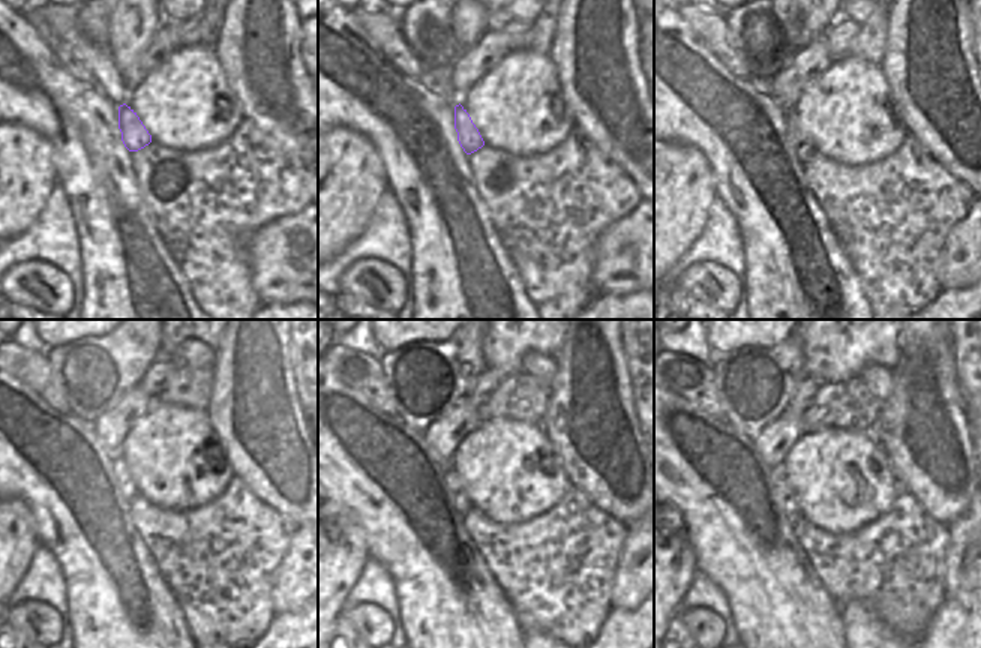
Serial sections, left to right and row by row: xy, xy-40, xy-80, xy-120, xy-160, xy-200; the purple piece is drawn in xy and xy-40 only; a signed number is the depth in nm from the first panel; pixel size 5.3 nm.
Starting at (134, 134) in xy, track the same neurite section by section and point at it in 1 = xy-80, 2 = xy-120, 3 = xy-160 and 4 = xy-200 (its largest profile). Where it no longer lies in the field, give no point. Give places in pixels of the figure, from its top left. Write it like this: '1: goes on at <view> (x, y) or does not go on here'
1: goes on at xy-80 (801, 146)
2: goes on at xy-120 (128, 488)
3: goes on at xy-160 (462, 504)
4: goes on at xy-200 (791, 507)

